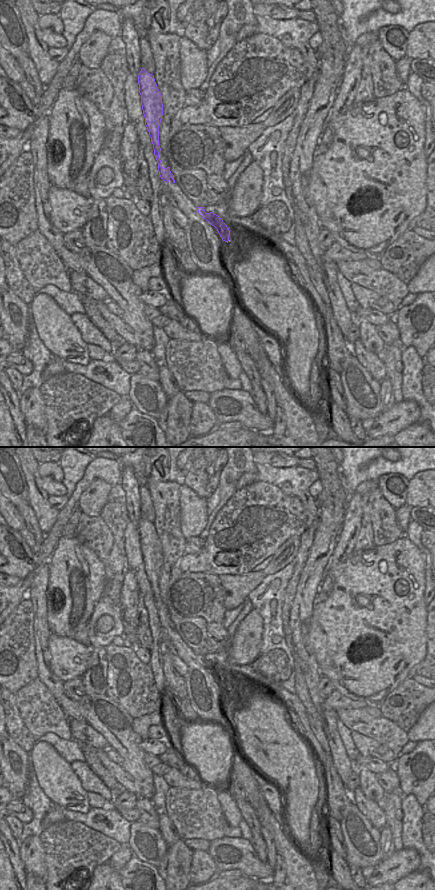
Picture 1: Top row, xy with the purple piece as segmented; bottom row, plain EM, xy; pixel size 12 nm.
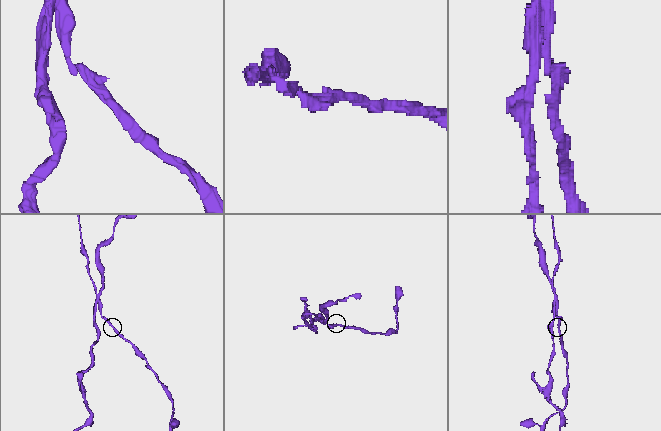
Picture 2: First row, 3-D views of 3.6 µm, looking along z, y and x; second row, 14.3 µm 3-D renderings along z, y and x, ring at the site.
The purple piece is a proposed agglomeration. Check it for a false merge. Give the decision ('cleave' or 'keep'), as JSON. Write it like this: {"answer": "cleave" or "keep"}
{"answer": "cleave"}

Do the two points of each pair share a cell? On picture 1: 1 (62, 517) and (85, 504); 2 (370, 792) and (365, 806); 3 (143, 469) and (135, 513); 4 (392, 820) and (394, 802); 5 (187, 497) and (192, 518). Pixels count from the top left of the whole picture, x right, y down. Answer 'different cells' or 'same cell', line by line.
1: different cells
2: different cells
3: different cells
4: same cell
5: same cell

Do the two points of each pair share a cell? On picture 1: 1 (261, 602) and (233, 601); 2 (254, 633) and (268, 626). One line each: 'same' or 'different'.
1: different
2: different

